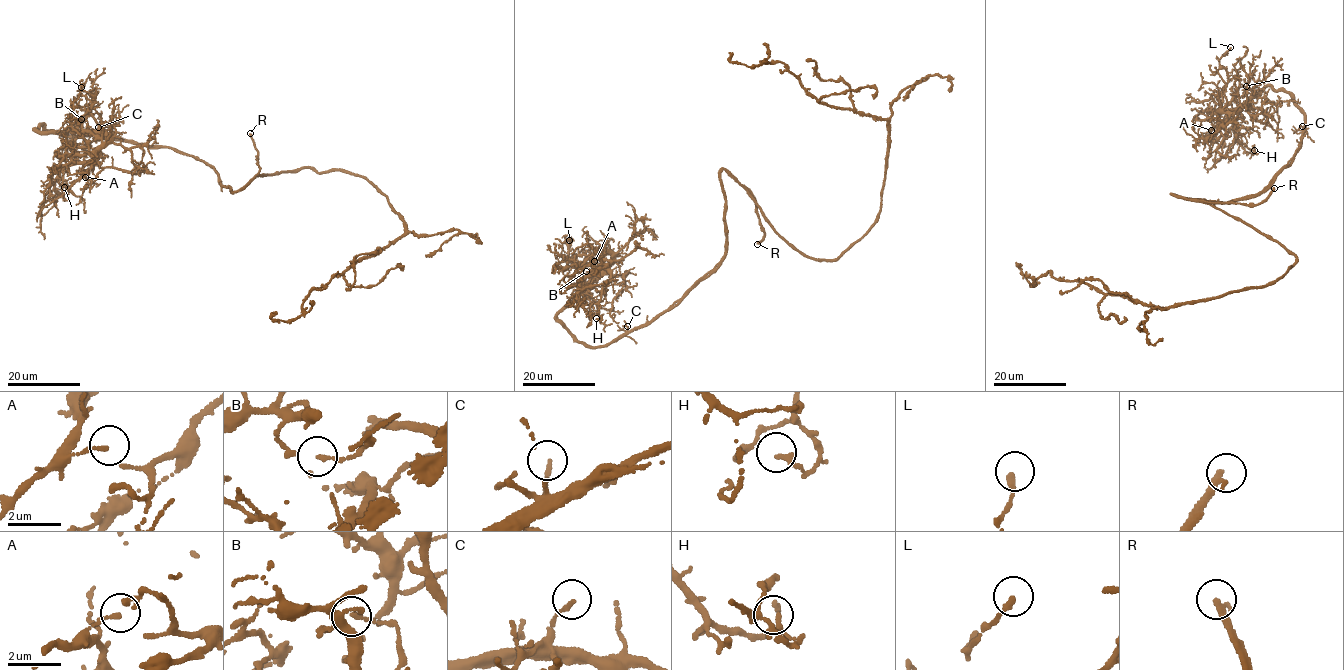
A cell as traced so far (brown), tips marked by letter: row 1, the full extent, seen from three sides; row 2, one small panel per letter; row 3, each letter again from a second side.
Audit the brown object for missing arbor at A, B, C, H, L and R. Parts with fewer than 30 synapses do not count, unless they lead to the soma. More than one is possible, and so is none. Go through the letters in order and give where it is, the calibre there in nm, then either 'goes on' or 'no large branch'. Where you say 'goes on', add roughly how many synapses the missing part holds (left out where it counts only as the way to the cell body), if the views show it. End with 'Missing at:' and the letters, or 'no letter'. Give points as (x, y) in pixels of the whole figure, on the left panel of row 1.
A: at (85, 177); 100 nm thick; no large branch
B: at (81, 119); 110 nm thick; no large branch
C: at (98, 127); 150 nm thick; no large branch
H: at (64, 187); 190 nm thick; no large branch
L: at (81, 87); 200 nm thick; no large branch
R: at (250, 133); 240 nm thick; goes on
Missing at: R

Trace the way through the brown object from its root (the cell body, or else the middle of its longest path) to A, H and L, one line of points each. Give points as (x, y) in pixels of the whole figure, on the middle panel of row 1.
A: (731, 175), (721, 261), (649, 323), (587, 347), (557, 315), (612, 255), (594, 261)
H: (731, 175), (720, 173), (720, 263), (649, 323), (587, 347), (557, 315), (610, 263), (605, 253), (596, 318)
L: (731, 175), (720, 173), (721, 261), (605, 345), (585, 346), (557, 318), (612, 258), (572, 259), (569, 240)

